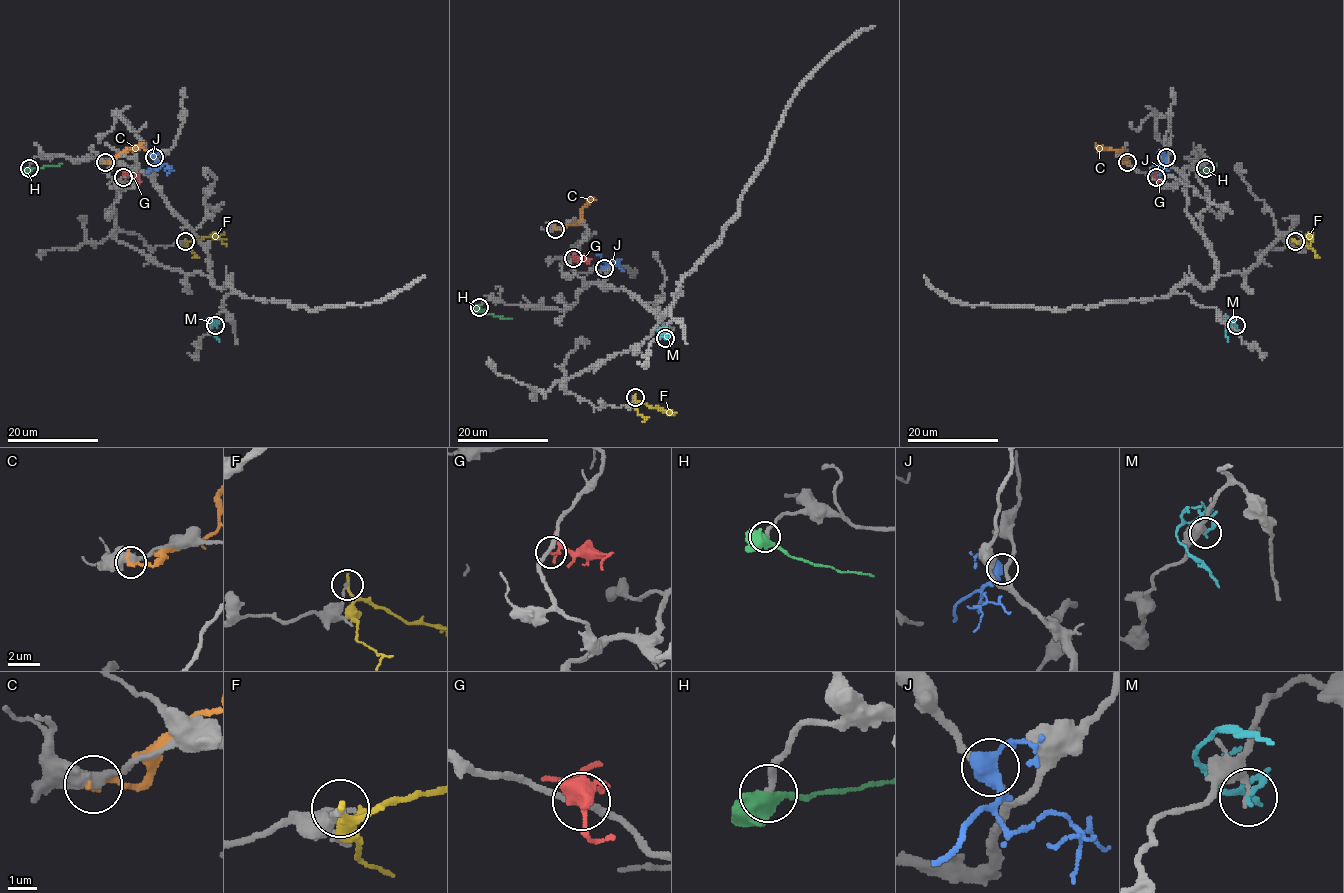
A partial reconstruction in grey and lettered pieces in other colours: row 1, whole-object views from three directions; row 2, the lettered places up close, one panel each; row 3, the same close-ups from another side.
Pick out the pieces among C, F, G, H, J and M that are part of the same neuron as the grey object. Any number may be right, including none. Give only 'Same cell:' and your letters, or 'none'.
Same cell: H

